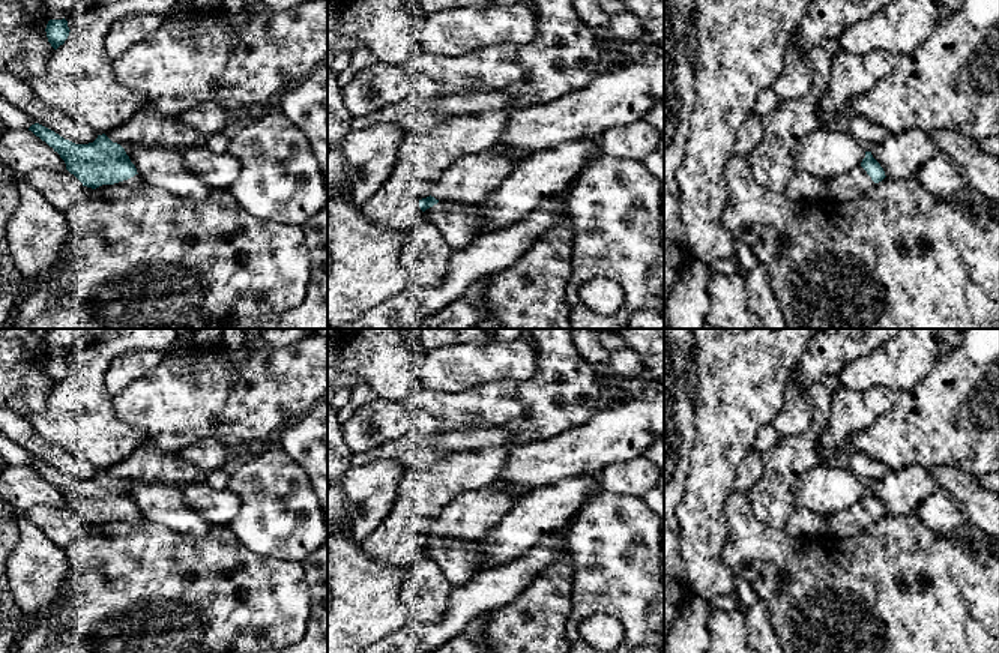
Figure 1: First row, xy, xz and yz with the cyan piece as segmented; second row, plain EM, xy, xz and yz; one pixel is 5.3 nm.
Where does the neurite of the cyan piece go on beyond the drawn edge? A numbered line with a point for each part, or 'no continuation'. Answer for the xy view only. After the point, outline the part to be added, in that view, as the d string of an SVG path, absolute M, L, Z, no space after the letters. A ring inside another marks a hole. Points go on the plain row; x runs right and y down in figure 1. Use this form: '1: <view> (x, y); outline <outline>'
1: xy (135, 518); outline M135 510L134 513L114 519L114 521L102 521L102 522L126 522L129 525L141 525L143 522L146 522L144 516Z

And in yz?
1: yz (852, 521); outline M859 501L828 518L829 534L843 539L858 536L874 521L876 519L871 516L867 507Z

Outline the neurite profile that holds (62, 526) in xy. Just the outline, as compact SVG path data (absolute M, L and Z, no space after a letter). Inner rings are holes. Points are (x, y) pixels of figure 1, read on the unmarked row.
M38 504L30 507L27 515L33 524L60 548L68 546L84 533L83 519L68 506L53 507Z

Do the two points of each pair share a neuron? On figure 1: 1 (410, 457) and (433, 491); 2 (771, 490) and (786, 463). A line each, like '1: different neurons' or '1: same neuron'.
1: different neurons
2: same neuron

